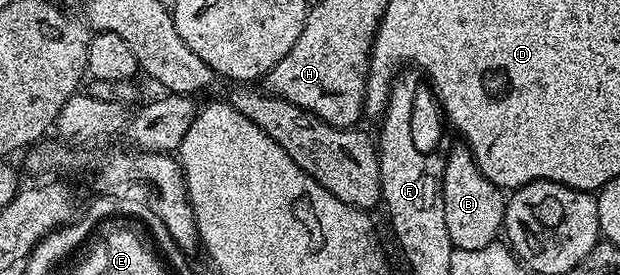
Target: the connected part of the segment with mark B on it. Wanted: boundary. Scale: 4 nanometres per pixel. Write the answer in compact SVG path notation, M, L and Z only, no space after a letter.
M466 143L446 153L443 162L443 197L445 198L445 227L449 230L452 249L481 250L485 246L496 243L505 218L504 189L498 188L477 166L471 149Z

